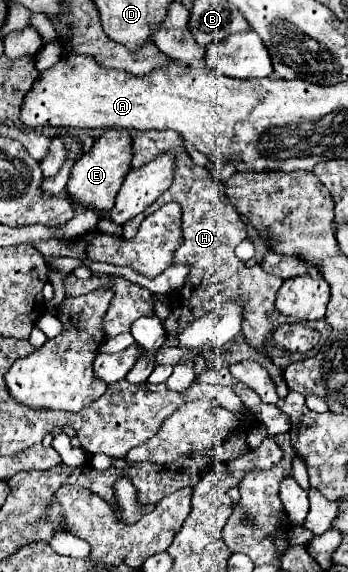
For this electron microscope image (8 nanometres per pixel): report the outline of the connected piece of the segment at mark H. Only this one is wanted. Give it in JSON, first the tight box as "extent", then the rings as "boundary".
{"extent":[132,130,292,348],"boundary":[[[164,130],[164,132],[132,132],[134,136],[134,160],[132,168],[140,168],[154,160],[160,154],[174,156],[174,180],[172,186],[148,208],[148,214],[158,210],[162,204],[176,200],[182,206],[182,244],[174,252],[172,264],[186,264],[190,266],[190,272],[186,276],[186,282],[182,288],[172,292],[170,302],[170,316],[162,322],[164,330],[170,336],[178,336],[192,320],[198,320],[200,316],[222,308],[224,302],[236,300],[242,304],[242,336],[252,344],[254,348],[262,348],[266,342],[266,334],[276,330],[276,324],[292,322],[290,318],[282,316],[274,308],[276,292],[282,284],[278,276],[272,276],[264,270],[250,270],[244,266],[242,260],[236,258],[234,248],[246,238],[246,226],[240,220],[238,212],[232,208],[232,204],[226,202],[224,186],[220,186],[212,180],[212,176],[202,168],[196,166],[190,156],[186,142],[178,132]]]}

